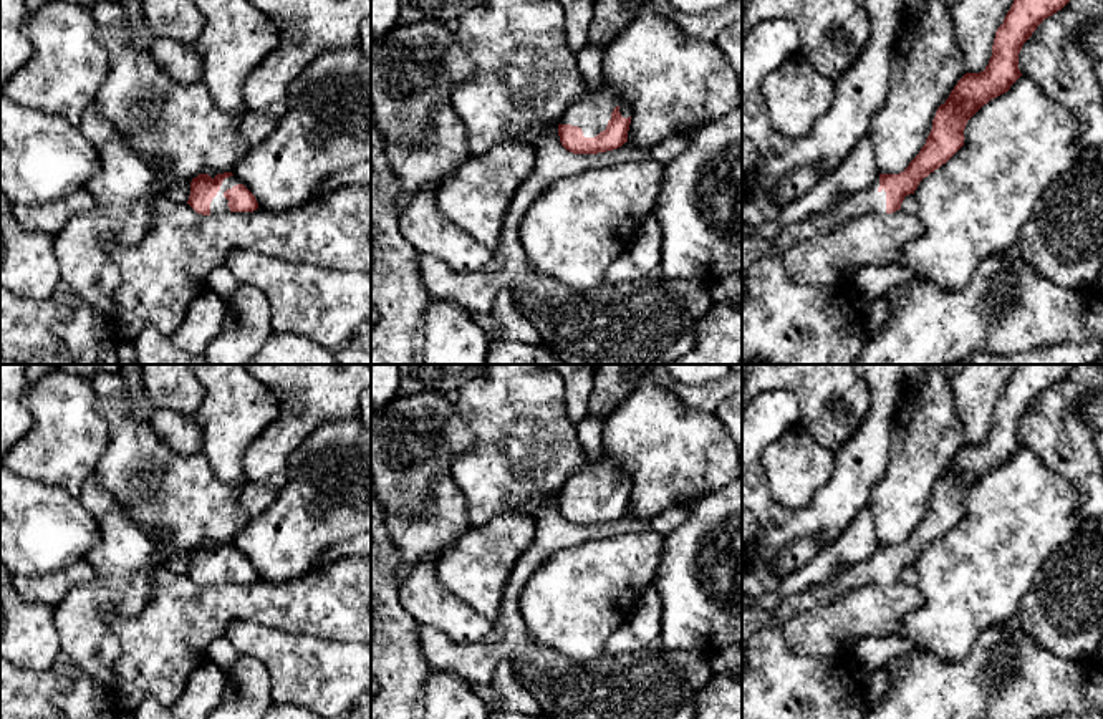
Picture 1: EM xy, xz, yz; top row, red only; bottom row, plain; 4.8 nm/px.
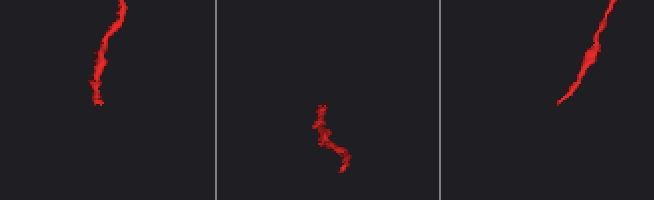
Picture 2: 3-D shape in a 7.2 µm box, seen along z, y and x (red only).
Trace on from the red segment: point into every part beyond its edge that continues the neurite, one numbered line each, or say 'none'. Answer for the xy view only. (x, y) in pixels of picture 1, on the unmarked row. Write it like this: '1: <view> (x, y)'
1: xy (219, 574)

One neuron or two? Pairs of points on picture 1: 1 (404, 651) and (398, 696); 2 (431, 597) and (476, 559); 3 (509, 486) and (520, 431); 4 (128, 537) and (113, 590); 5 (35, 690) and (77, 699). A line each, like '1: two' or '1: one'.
1: one
2: two
3: one
4: one
5: two

